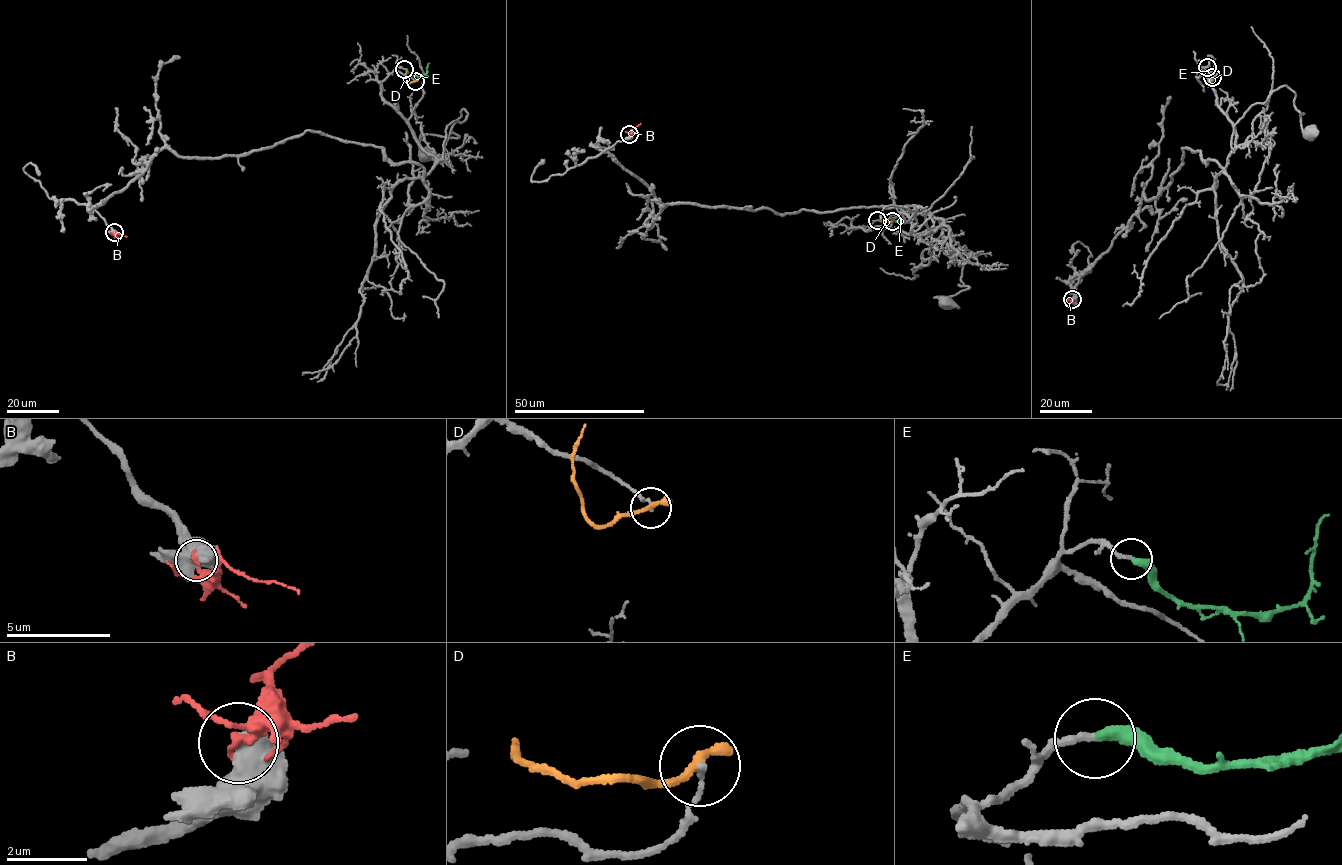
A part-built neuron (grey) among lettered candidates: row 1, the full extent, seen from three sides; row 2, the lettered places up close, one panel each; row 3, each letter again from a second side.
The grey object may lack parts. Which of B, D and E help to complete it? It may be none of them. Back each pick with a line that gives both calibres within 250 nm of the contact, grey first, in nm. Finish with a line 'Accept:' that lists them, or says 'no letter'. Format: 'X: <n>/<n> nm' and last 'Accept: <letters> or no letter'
E: 190/360 nm
Accept: E

